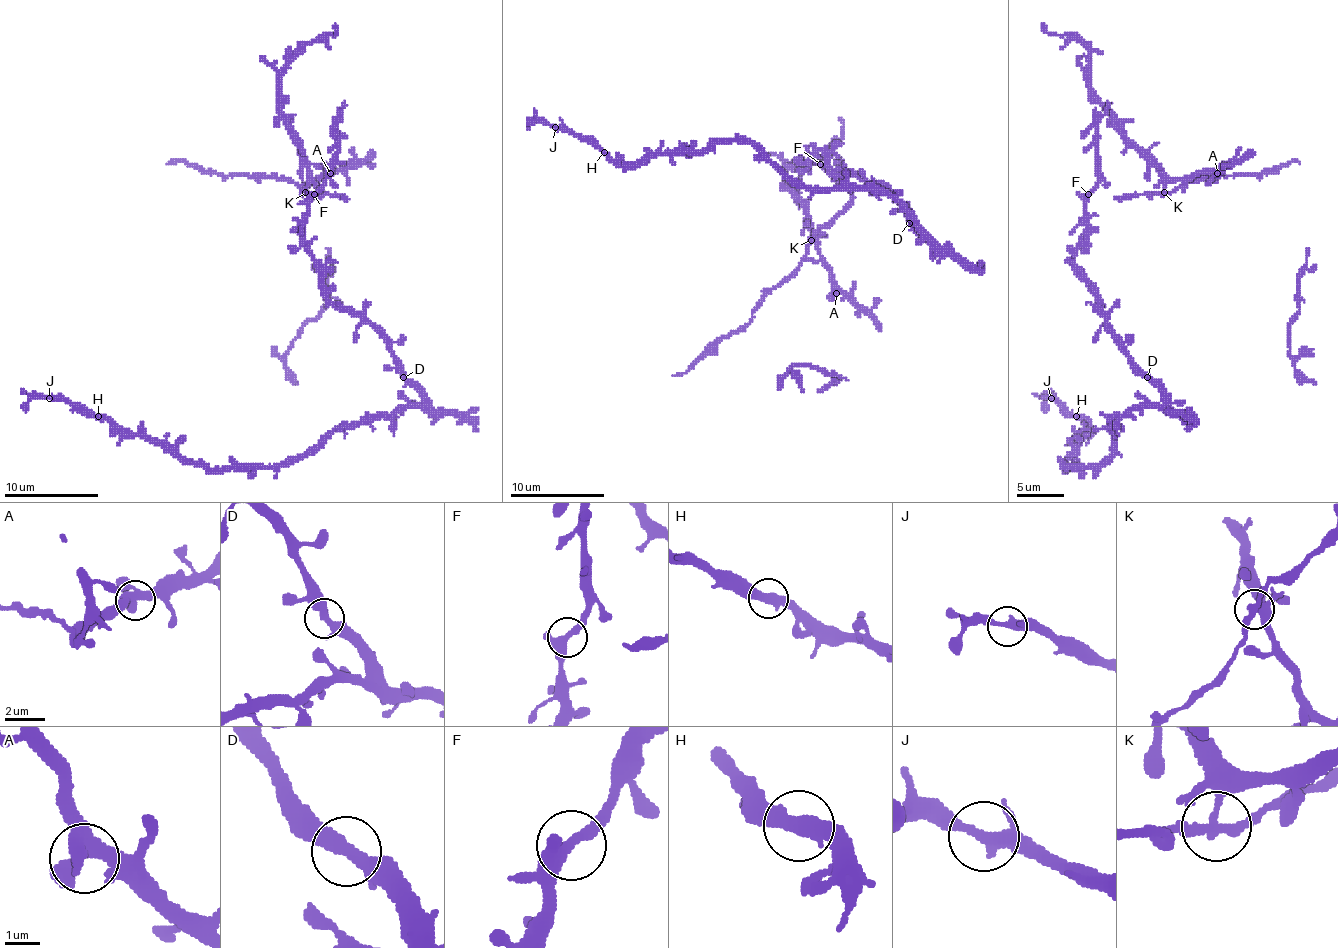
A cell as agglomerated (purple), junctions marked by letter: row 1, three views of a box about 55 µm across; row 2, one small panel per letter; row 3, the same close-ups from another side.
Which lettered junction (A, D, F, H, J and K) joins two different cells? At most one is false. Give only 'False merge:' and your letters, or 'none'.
False merge: K

